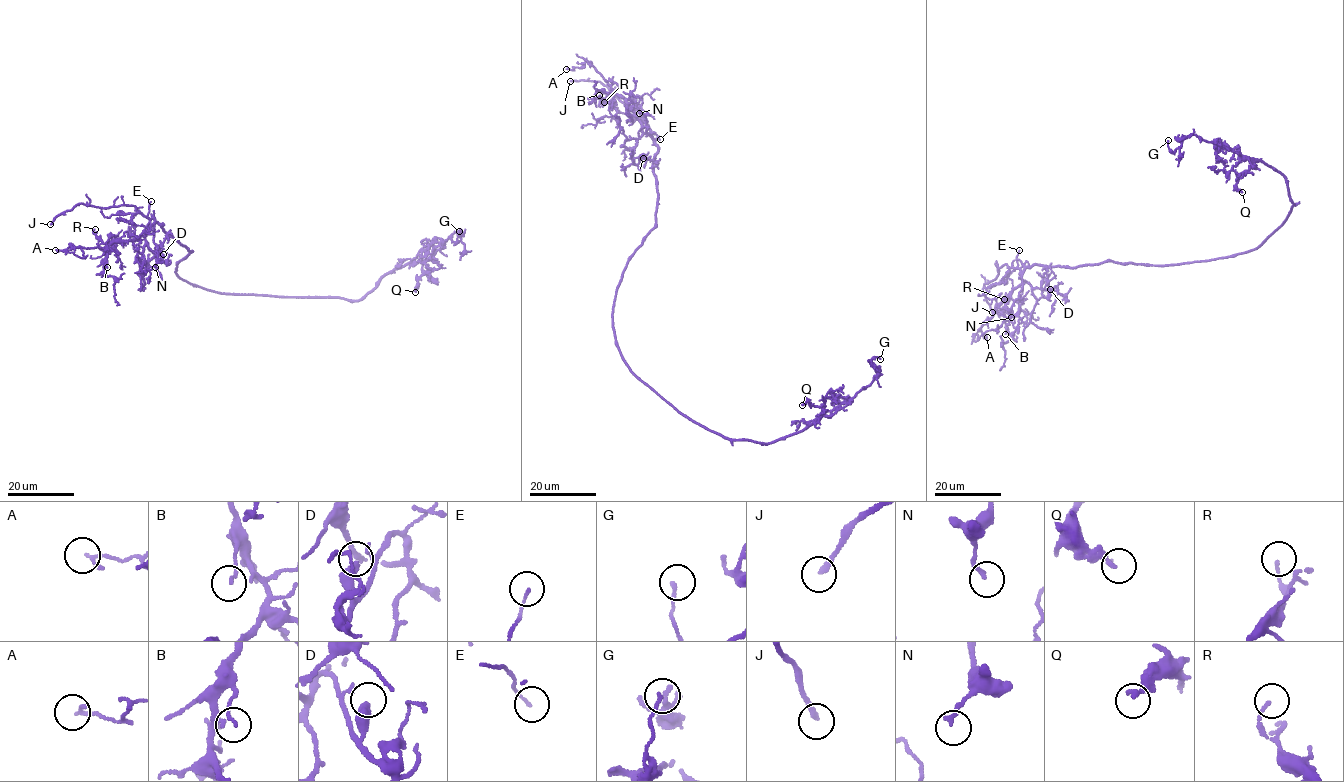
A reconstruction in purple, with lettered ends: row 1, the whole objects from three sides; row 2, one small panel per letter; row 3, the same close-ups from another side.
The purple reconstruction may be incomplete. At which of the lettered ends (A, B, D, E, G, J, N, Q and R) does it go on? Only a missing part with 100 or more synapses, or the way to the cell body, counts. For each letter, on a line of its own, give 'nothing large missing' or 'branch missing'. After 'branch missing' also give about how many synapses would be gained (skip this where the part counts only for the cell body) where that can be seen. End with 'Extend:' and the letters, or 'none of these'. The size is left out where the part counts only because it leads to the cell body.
A: nothing large missing
B: nothing large missing
D: nothing large missing
E: nothing large missing
G: nothing large missing
J: branch missing
N: nothing large missing
Q: nothing large missing
R: nothing large missing
Extend: J

